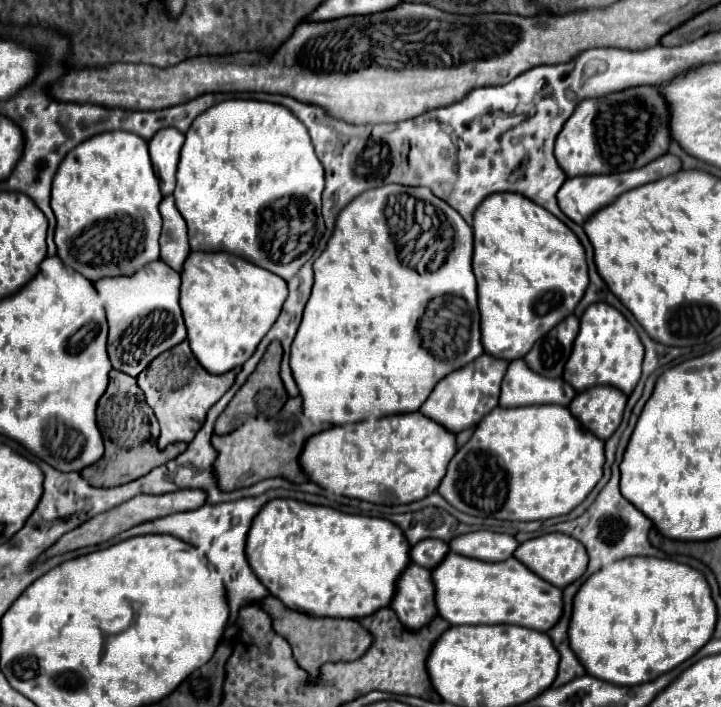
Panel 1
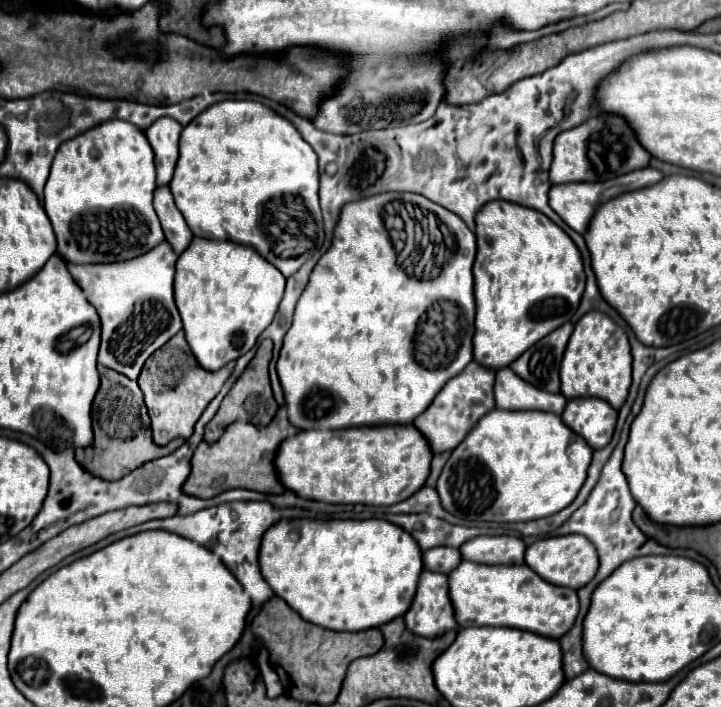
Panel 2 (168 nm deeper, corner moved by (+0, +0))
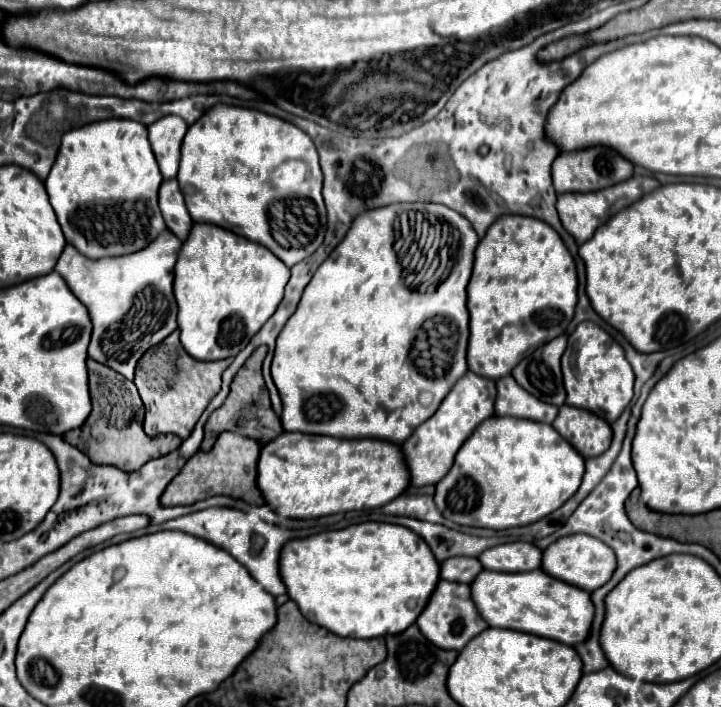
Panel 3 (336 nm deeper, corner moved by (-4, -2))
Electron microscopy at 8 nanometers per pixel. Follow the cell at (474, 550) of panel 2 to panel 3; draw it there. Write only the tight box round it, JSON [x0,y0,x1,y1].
[478,541,542,573]

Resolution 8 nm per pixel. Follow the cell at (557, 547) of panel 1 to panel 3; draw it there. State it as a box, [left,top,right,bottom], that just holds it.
[542,535,616,591]

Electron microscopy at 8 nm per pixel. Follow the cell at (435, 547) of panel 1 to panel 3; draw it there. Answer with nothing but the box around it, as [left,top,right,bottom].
[442,557,484,585]

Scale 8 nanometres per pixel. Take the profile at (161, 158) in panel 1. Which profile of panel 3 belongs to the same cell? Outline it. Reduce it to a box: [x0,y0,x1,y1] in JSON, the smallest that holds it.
[148,115,188,179]

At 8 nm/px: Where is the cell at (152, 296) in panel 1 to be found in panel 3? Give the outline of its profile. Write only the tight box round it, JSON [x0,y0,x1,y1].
[56,229,182,379]

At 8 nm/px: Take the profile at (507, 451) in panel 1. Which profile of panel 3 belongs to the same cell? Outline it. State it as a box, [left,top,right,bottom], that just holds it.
[436,417,584,529]

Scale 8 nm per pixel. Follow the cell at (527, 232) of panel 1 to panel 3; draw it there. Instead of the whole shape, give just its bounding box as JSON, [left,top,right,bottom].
[466,215,576,379]

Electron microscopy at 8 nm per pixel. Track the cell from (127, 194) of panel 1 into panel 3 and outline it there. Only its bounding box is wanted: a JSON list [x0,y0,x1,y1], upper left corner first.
[44,119,166,259]

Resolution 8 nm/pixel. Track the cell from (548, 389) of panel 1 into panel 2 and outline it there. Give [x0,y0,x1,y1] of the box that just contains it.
[494,367,568,415]

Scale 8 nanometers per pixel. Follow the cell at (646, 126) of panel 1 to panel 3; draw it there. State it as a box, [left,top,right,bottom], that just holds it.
[552,147,634,193]

